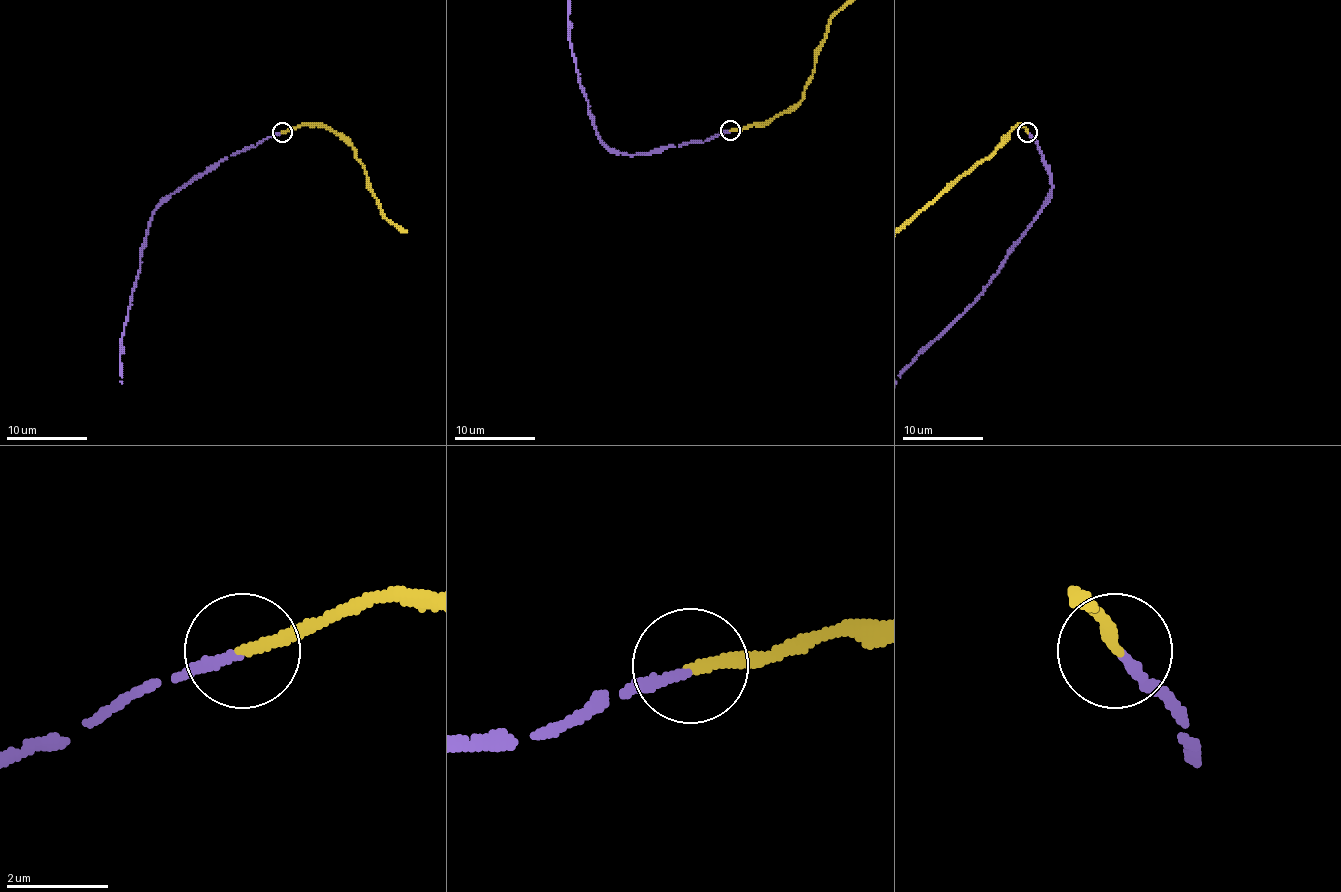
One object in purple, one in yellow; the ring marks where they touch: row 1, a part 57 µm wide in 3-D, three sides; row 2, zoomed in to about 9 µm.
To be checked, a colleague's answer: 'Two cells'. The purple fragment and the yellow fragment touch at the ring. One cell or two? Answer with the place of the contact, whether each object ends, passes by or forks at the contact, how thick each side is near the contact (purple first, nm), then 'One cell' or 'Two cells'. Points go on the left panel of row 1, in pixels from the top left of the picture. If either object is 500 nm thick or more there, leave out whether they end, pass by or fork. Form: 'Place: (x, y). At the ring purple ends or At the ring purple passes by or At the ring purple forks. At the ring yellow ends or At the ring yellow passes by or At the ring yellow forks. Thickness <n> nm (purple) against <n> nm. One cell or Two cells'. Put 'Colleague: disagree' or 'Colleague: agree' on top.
Colleague: disagree
Place: (282, 132). At the ring purple ends. At the ring yellow ends. Thickness 180 nm (purple) against 200 nm. One cell

